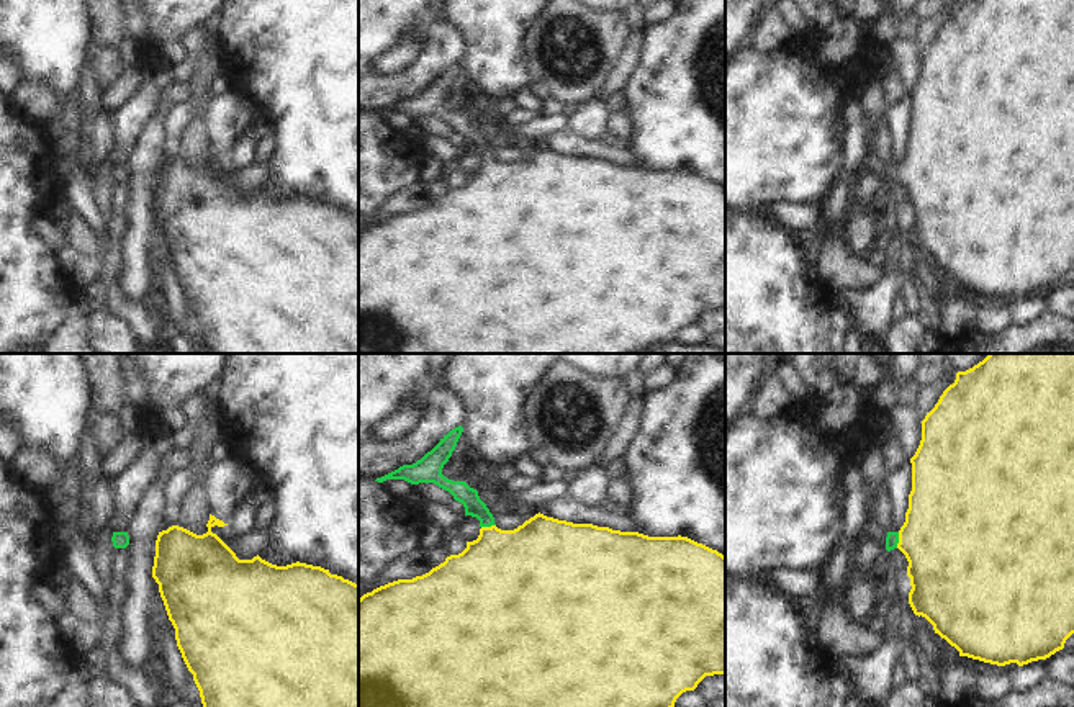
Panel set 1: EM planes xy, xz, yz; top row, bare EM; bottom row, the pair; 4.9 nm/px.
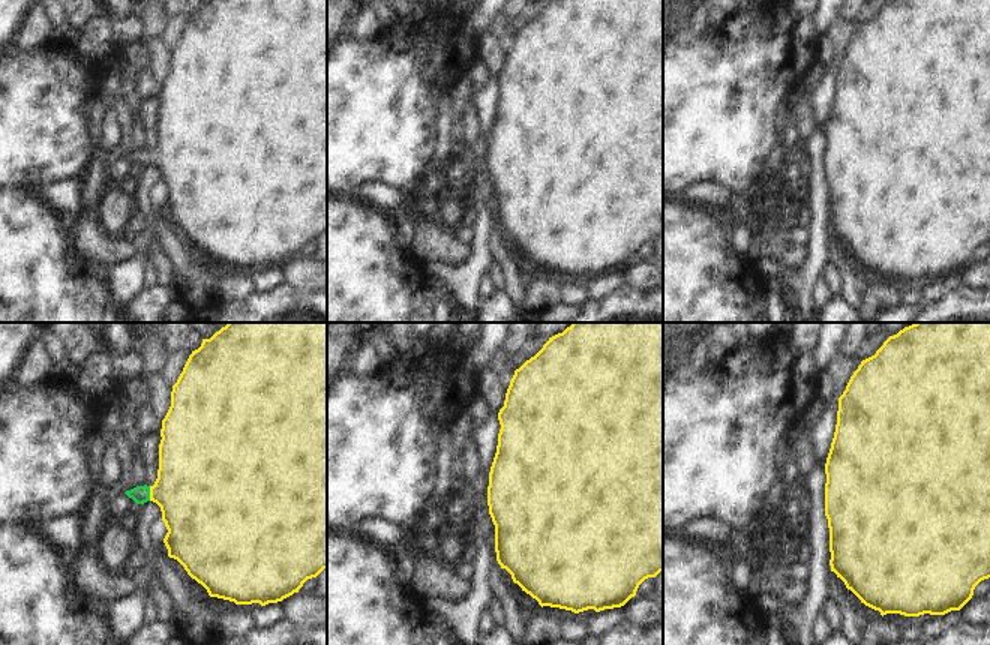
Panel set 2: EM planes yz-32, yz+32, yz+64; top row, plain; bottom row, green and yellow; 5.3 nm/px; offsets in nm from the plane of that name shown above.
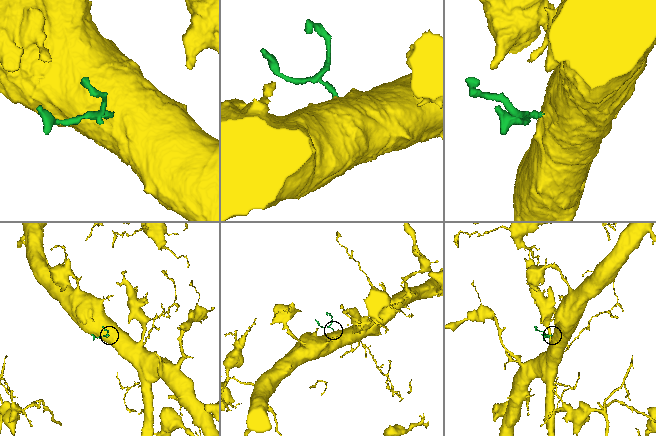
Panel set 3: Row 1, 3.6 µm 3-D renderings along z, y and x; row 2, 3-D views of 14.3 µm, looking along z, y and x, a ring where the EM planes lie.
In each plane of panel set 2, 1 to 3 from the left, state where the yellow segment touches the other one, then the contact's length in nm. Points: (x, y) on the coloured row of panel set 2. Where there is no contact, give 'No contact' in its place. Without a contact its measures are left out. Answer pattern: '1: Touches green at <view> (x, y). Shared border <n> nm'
1: Touches green at yz-32 (149, 494). Shared border 80 nm
2: No contact
3: No contact.

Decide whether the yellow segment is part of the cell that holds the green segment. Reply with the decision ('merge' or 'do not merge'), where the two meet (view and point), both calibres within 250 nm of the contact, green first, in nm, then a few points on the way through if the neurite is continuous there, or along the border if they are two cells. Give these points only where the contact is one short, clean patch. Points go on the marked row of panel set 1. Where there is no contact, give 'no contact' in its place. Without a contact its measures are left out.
merge; contact yz (898, 540); calibres 60 and 460 nm; way yz (893, 537), (898, 540), (948, 537)

